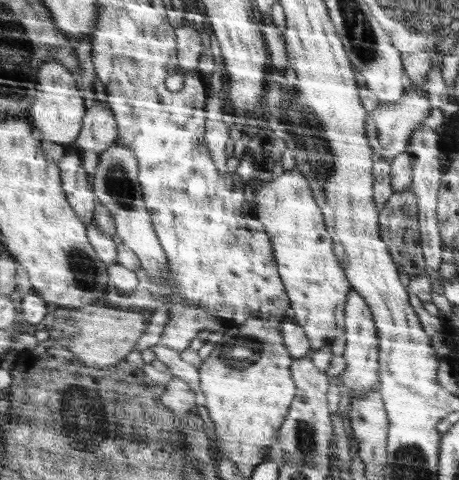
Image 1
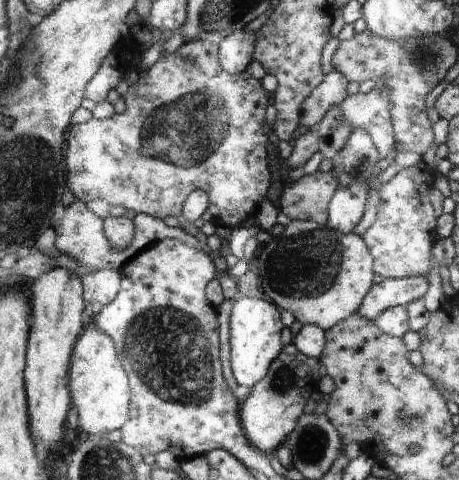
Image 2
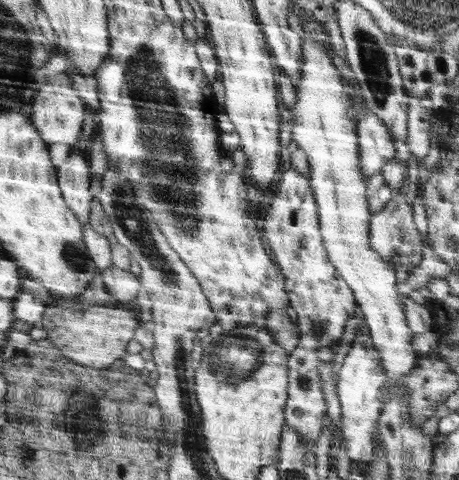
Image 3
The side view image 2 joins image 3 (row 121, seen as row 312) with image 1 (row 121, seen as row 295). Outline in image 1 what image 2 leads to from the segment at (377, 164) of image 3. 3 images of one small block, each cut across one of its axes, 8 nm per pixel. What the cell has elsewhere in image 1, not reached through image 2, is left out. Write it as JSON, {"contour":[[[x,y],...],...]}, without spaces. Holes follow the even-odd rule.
{"contour":[[[407,80],[405,90],[401,90],[401,98],[397,102],[379,104],[373,112],[369,112],[369,142],[371,142],[377,158],[391,160],[391,158],[397,158],[397,154],[405,152],[413,132],[423,126],[423,120],[431,112],[429,100],[425,96],[427,96],[425,80],[421,80],[421,82]]]}

